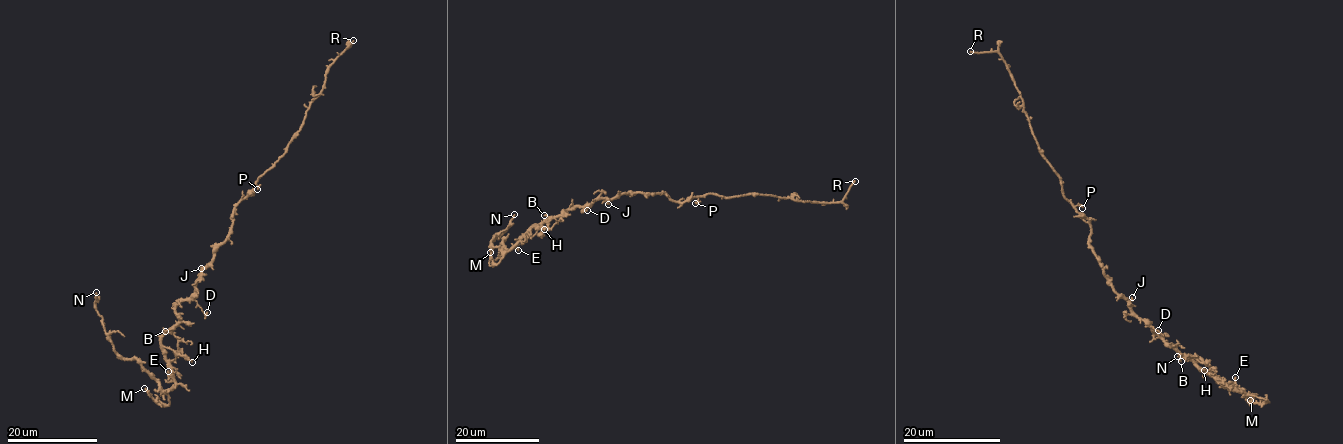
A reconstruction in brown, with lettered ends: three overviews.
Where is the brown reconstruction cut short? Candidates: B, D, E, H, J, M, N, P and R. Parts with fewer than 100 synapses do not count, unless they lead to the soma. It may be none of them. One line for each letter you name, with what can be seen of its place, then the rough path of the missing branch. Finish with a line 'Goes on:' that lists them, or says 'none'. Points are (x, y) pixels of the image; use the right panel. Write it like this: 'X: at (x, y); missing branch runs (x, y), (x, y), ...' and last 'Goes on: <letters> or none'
R: at (970, 51)
Goes on: R

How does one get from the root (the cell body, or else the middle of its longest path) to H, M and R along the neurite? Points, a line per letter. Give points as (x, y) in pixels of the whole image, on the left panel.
H: (203, 271), (190, 297), (177, 303), (177, 323), (165, 332), (161, 340), (164, 346), (192, 362)
M: (203, 271), (190, 297), (177, 303), (177, 323), (165, 331), (161, 342), (175, 380), (168, 404), (144, 388)
R: (203, 271), (229, 234), (233, 207), (286, 152), (327, 70), (353, 40)

